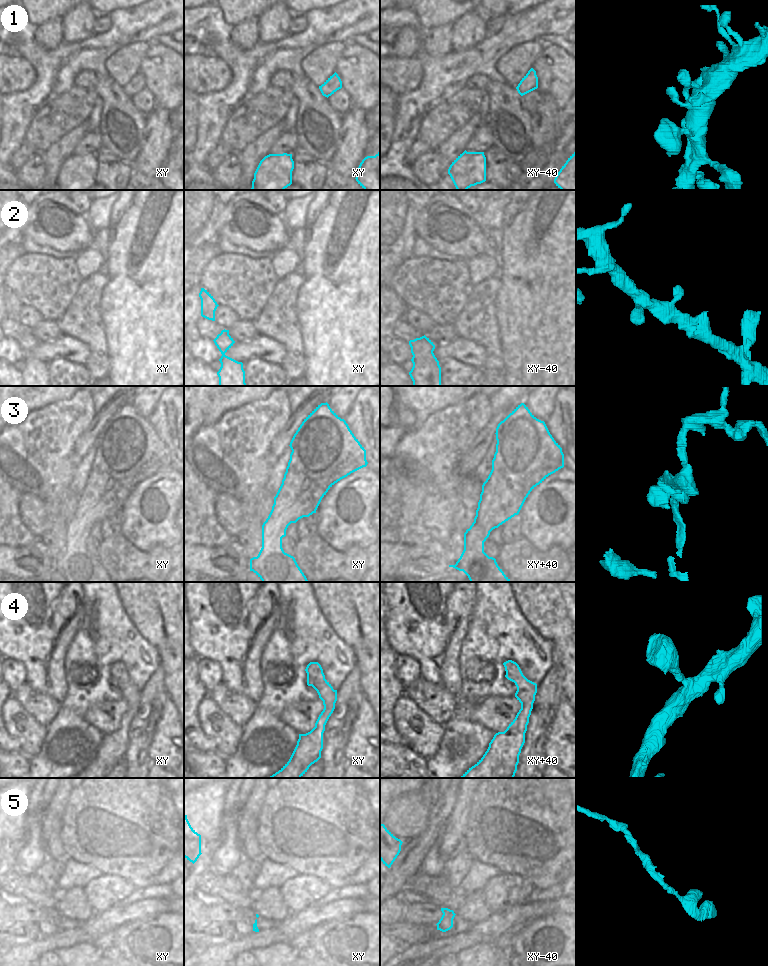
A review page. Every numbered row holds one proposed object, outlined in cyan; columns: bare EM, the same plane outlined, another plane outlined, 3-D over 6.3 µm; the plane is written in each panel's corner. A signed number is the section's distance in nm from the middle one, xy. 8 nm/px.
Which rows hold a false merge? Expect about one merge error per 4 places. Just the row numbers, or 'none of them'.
none of them.

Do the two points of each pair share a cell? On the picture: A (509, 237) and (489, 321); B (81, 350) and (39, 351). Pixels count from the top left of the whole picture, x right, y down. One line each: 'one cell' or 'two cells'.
A: two cells
B: one cell

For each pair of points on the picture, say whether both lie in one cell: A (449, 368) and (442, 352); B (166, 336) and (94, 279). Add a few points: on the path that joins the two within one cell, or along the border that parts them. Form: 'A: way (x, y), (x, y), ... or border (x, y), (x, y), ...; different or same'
A: border (439, 361), (444, 358), (453, 358), (468, 364); different
B: border (106, 275), (100, 309); different

